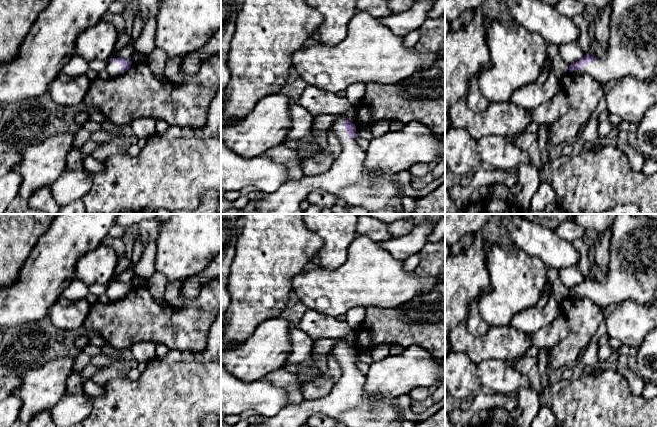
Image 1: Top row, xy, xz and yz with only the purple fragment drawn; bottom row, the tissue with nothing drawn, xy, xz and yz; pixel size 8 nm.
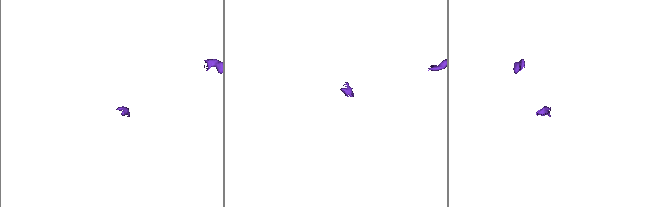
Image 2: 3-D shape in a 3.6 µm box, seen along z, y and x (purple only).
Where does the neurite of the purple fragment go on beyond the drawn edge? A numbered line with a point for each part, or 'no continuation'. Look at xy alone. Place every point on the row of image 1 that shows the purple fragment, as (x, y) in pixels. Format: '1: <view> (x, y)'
1: xy (113, 68)

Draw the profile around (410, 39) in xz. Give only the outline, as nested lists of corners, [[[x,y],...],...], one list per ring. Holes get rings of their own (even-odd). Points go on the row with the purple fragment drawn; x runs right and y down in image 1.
[[[419,29],[413,30],[404,36],[403,44],[406,47],[415,46],[420,38]]]

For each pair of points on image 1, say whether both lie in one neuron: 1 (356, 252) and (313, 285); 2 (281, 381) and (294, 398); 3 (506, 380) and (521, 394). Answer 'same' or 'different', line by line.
1: same
2: same
3: different

